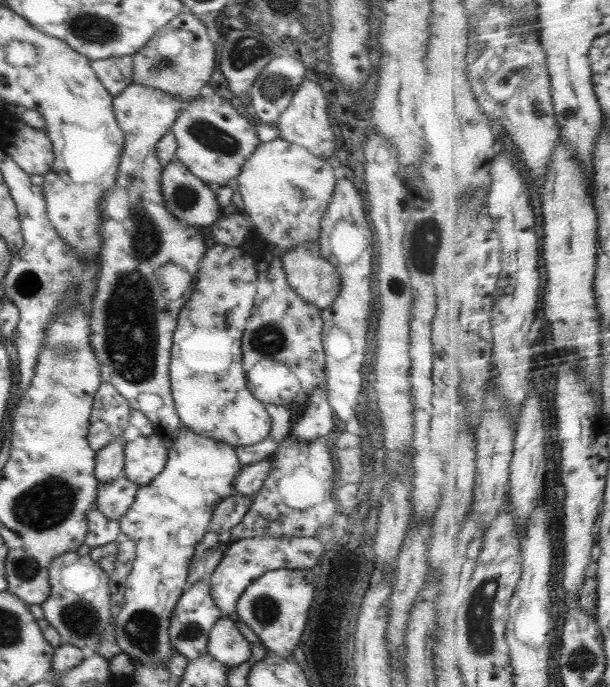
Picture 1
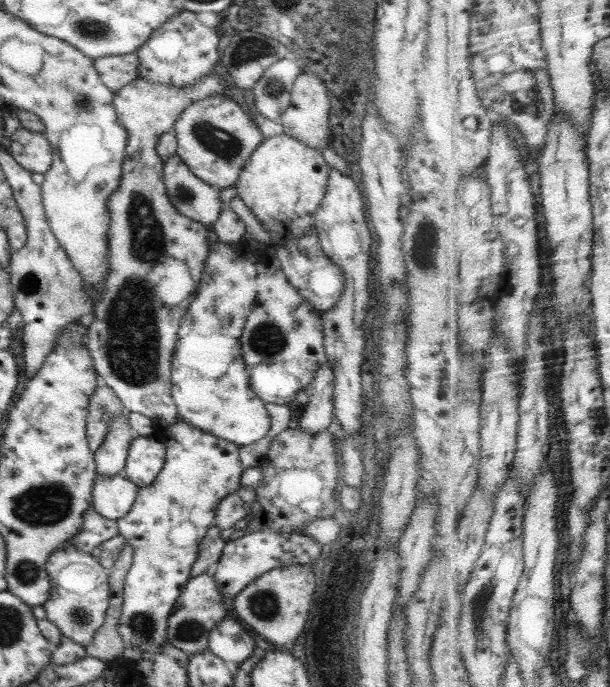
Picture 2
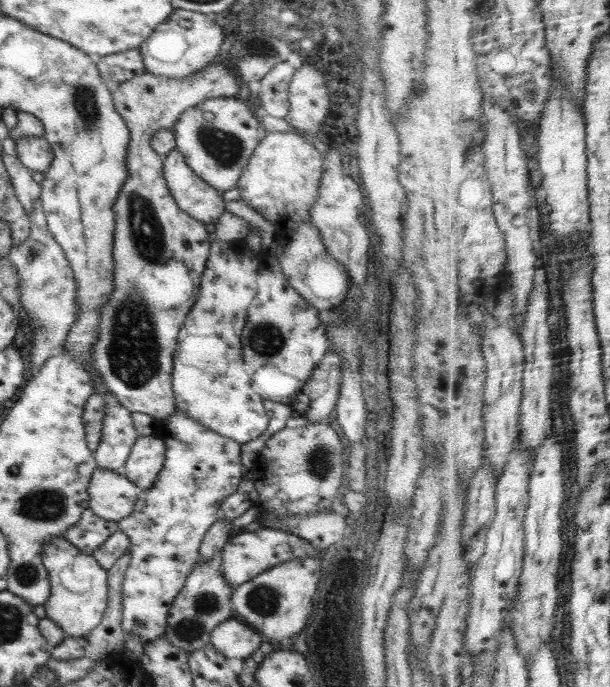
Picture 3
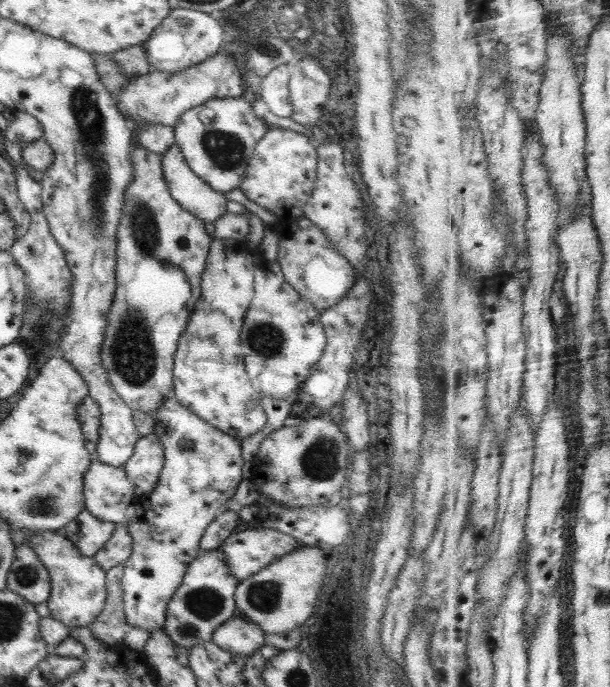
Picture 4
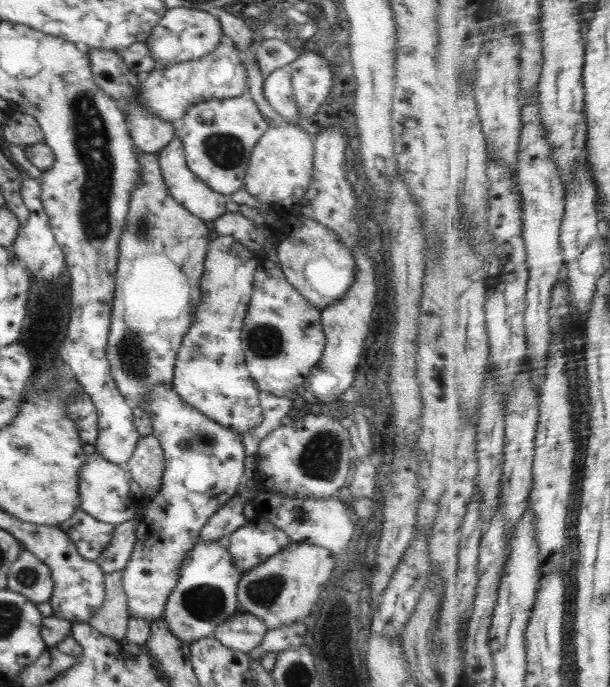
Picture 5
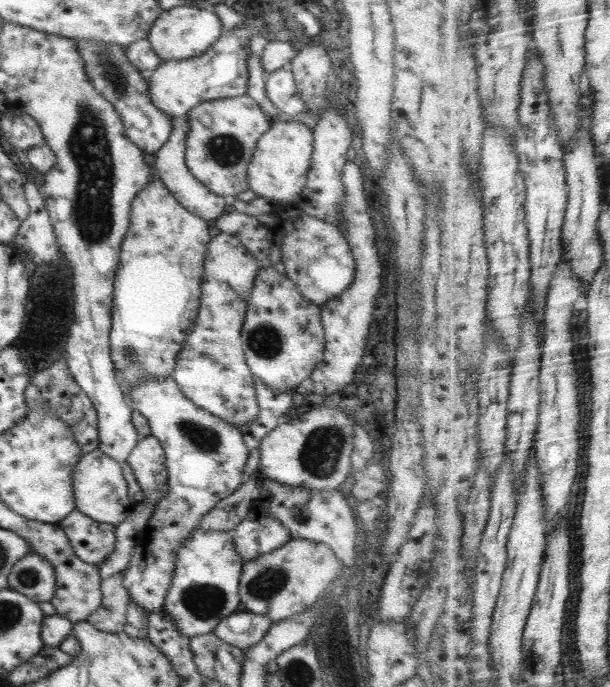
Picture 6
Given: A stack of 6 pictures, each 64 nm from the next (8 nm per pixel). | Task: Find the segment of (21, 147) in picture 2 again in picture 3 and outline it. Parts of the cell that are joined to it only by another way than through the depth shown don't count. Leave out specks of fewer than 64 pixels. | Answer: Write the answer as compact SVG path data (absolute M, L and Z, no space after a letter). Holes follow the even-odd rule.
M35 136L27 137L15 140L16 157L31 171L45 173L50 168L54 158L50 144L43 136L40 138L34 138Z

